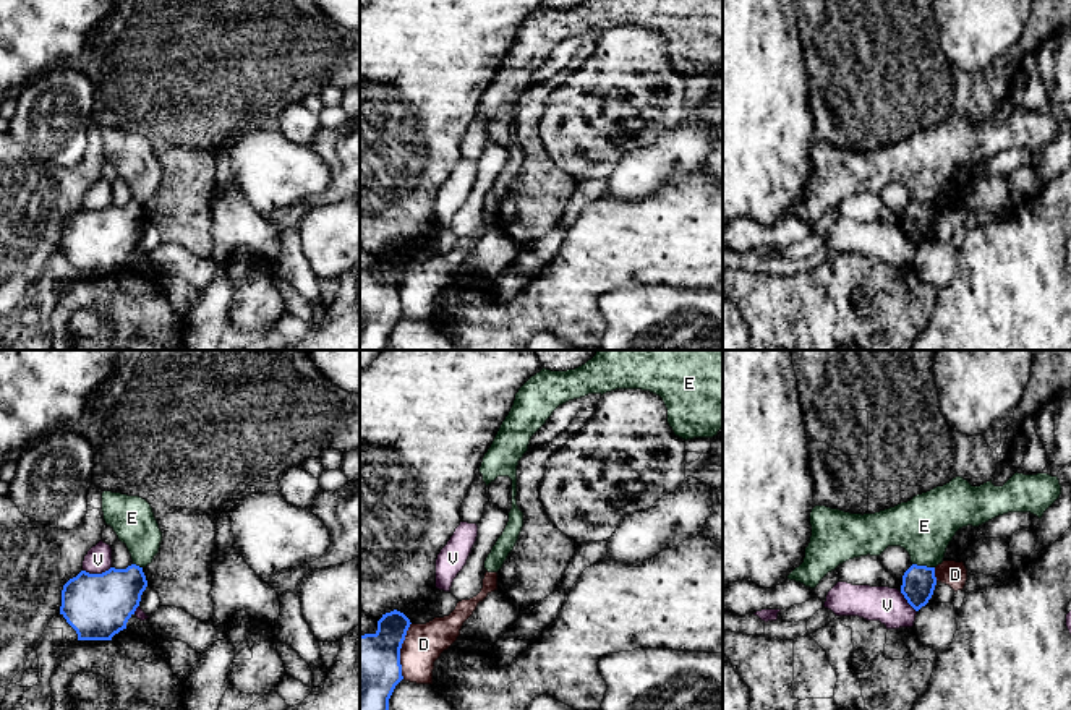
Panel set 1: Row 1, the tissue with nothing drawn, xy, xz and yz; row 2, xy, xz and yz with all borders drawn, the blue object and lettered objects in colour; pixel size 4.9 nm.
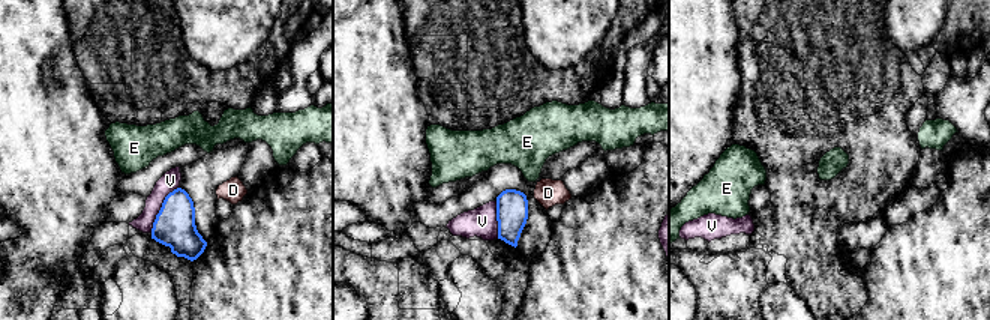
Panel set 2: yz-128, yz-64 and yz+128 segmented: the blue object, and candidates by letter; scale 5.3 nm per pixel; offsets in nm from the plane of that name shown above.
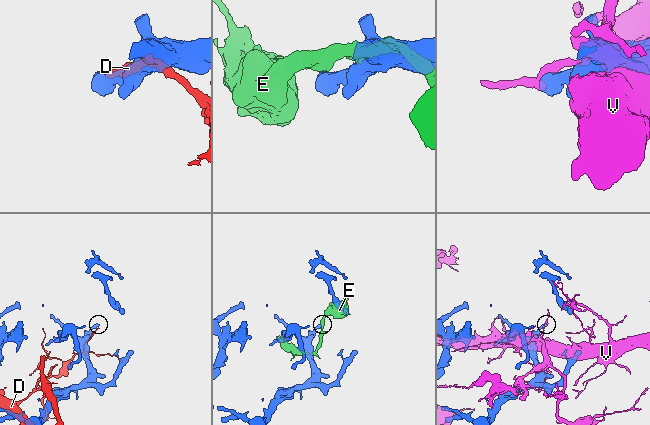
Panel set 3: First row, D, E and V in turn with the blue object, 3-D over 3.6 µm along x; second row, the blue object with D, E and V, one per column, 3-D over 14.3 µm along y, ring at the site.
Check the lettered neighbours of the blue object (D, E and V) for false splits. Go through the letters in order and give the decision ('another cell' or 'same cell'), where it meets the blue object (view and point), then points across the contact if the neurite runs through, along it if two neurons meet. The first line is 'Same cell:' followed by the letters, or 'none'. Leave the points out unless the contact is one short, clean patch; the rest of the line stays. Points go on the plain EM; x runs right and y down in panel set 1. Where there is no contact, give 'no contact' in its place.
Same cell: none
D: another cell; contact xz (399, 287)
E: another cell; contact yz (924, 203); border yz (913, 200), (934, 205)
V: another cell; contact xy (96, 211)

